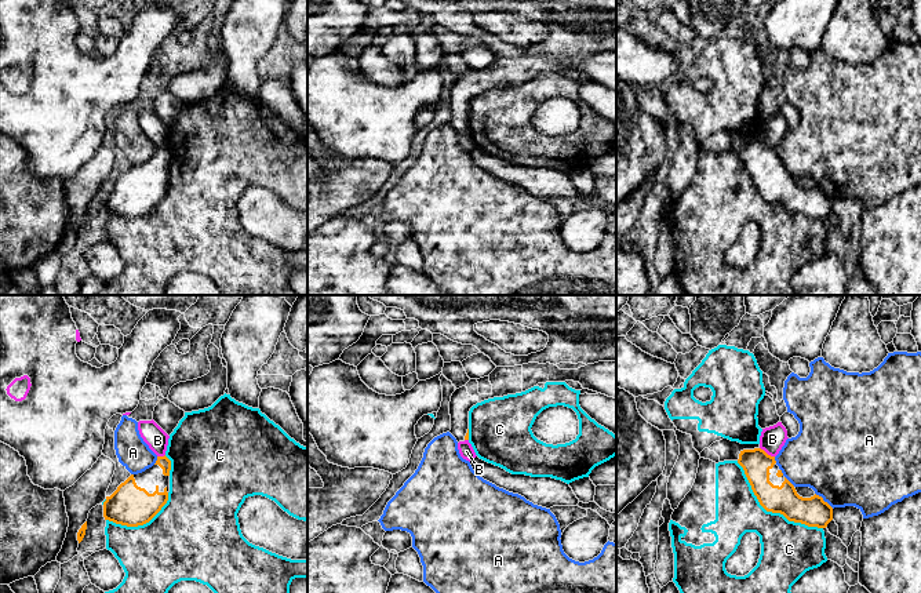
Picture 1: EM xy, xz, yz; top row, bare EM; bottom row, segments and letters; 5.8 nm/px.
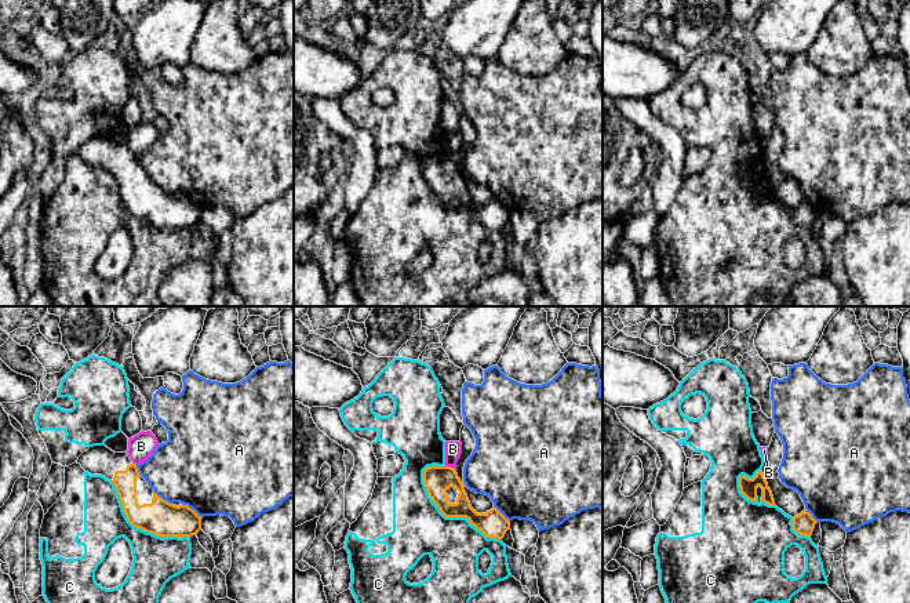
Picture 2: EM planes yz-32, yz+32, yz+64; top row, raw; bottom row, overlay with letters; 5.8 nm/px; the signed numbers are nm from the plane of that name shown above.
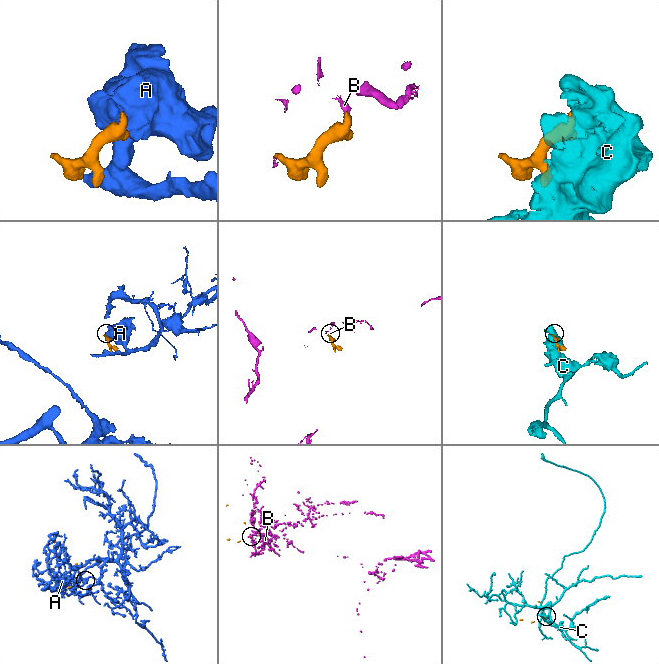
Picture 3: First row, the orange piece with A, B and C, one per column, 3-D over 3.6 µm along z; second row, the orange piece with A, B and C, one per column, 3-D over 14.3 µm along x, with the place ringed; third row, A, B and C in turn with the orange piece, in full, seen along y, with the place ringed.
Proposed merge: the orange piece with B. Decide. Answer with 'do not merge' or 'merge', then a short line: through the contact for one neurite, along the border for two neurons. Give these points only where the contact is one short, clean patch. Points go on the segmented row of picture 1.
do not merge; line yz (760, 447), (774, 457)

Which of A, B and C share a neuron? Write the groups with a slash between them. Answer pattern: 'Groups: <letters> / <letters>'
Groups: A / B / C

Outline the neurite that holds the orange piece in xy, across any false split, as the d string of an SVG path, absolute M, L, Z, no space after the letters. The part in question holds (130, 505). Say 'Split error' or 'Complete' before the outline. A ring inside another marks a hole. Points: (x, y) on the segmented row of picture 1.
Split error. M157 456L156 463L142 473L131 474L103 502L105 520L127 527L149 523L167 503L171 461Z

